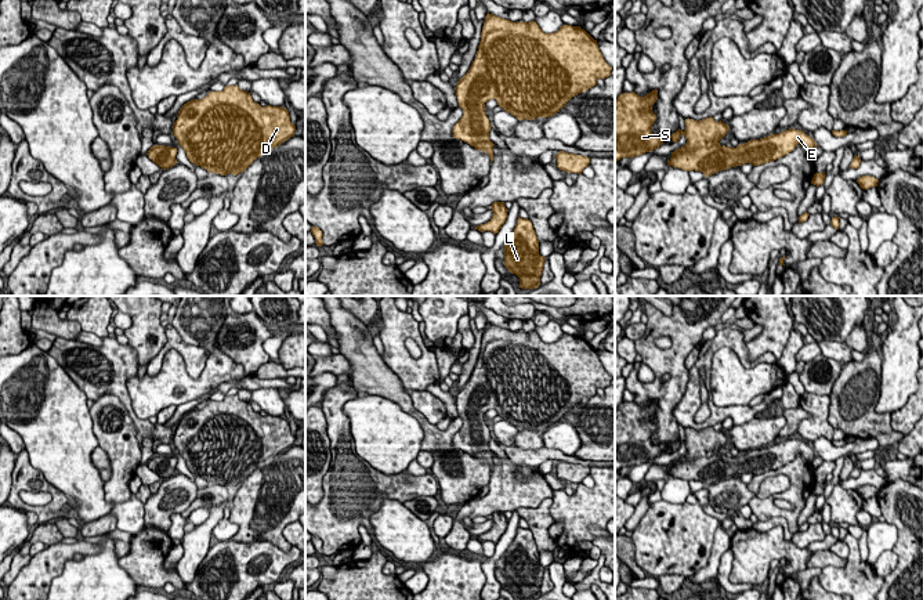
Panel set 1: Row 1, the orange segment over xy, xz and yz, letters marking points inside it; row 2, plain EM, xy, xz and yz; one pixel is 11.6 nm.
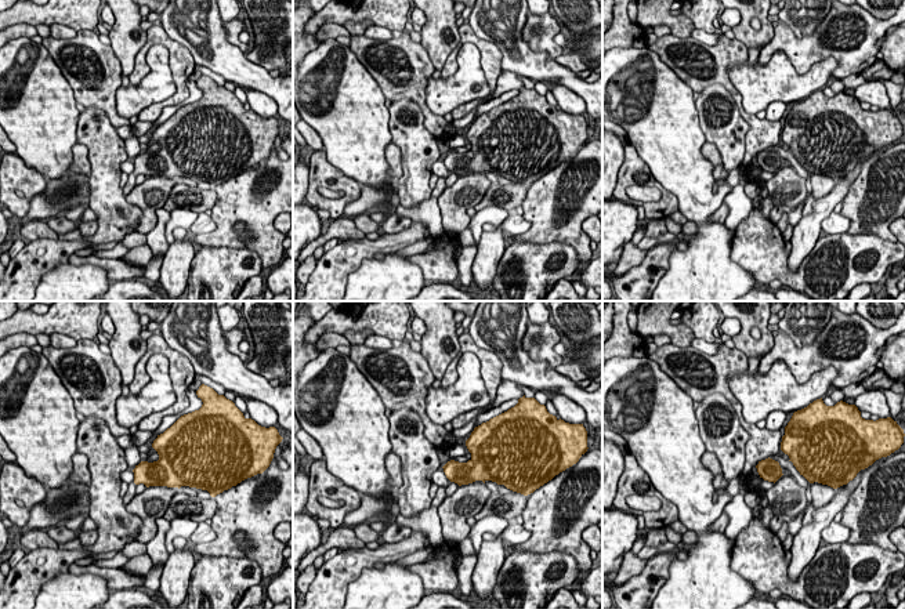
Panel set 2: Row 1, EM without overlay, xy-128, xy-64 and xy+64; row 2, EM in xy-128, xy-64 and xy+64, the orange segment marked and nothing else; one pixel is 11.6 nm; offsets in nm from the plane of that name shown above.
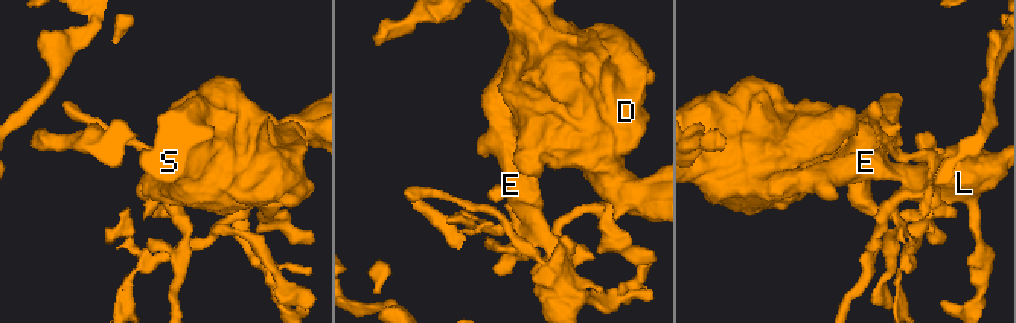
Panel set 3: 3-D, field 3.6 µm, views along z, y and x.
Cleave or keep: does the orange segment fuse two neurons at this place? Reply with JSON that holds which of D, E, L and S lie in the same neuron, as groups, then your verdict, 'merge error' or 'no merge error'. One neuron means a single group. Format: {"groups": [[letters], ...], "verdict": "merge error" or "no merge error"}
{"groups": [["D", "E", "L", "S"]], "verdict": "no merge error"}

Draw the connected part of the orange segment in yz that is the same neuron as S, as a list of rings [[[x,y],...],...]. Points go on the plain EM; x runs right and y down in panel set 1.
[[[658,400],[640,406],[634,401],[622,402],[615,411],[615,471],[634,467],[659,458],[666,444],[654,444],[652,434],[656,424],[652,415],[658,409]]]

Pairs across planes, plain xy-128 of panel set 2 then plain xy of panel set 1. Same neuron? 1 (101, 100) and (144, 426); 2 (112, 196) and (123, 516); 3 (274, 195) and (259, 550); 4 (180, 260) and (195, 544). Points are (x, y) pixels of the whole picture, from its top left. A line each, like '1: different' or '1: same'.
1: same
2: different
3: different
4: same

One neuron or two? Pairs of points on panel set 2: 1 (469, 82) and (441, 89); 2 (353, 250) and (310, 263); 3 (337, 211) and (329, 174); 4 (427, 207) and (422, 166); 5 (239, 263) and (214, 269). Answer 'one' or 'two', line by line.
1: one
2: two
3: one
4: two
5: one

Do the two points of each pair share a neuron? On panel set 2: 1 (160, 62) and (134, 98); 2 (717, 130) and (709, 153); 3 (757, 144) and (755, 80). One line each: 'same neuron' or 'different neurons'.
1: same neuron
2: different neurons
3: different neurons

